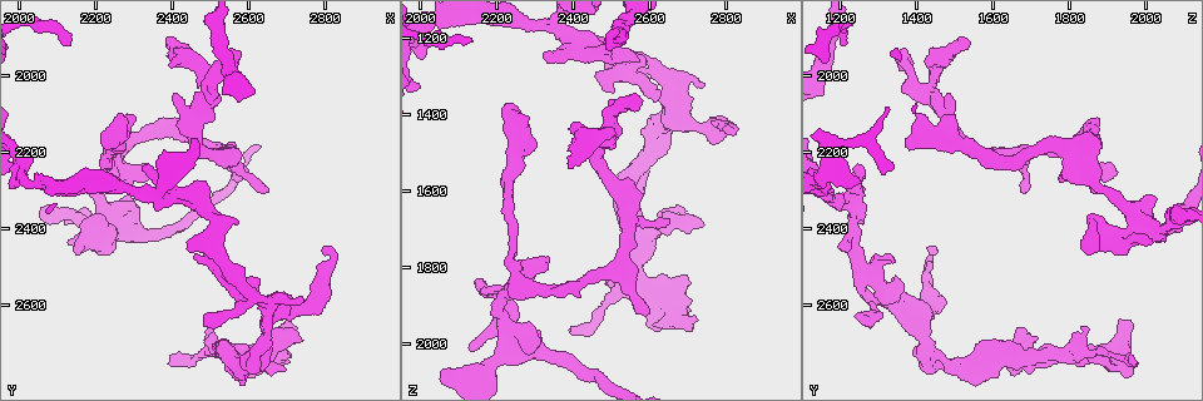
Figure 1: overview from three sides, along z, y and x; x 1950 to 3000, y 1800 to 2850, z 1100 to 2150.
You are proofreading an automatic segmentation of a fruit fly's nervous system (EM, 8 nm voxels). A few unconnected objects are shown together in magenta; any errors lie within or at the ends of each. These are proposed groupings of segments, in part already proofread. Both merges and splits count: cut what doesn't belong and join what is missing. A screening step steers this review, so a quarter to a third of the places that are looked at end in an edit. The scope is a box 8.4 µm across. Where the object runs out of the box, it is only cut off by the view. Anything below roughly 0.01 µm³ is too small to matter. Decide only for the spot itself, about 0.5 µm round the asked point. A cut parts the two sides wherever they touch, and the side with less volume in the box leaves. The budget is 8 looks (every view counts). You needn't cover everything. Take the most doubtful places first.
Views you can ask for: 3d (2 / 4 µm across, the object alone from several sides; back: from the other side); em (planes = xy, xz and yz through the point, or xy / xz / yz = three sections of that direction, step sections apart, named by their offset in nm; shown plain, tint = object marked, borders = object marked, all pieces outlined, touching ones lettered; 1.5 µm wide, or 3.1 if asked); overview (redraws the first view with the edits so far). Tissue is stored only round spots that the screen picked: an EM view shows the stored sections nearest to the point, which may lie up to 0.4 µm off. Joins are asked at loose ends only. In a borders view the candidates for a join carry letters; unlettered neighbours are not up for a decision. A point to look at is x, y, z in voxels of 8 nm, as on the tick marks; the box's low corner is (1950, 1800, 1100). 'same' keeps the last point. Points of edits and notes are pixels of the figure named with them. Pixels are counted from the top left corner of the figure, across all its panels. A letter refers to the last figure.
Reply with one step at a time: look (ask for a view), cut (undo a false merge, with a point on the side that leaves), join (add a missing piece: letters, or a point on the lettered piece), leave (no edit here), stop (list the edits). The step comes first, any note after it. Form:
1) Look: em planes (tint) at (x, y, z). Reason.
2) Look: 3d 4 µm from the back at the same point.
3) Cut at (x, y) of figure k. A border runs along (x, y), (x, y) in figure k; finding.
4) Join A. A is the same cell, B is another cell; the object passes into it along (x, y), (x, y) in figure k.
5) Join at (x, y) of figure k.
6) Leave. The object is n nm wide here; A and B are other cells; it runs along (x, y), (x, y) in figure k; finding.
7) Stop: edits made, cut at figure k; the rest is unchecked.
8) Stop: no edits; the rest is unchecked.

Look: 3d 2 µm at (2390, 1915, 1545). Free end.

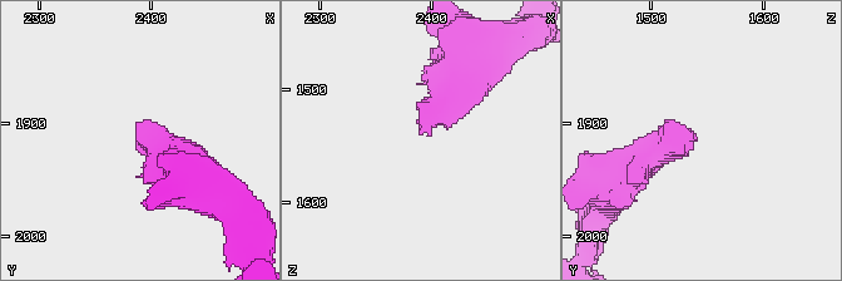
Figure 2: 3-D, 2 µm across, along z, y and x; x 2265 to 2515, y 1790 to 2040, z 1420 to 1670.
Look: em planes (borders) at (2398, 1910, 1542). Need the tissue.

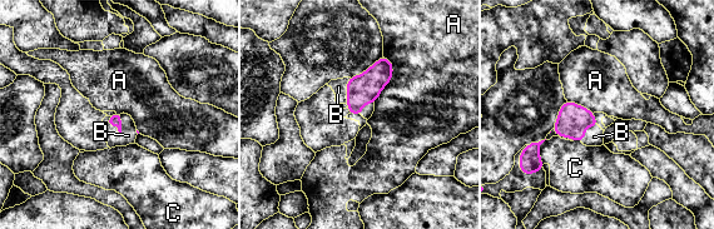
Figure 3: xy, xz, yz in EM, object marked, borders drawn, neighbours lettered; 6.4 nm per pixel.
Join B. B is the same cell, A and C are other cells; the neuron continues.

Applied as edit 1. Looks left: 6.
Look: em xz step 8 (borders) at (2600, 2245, 1915). Branch stops here.

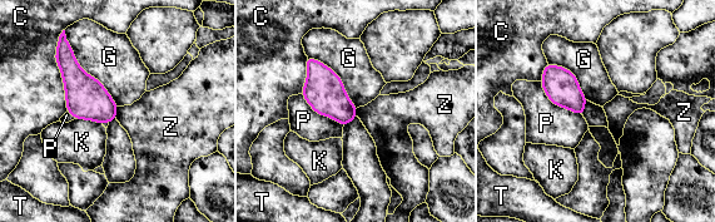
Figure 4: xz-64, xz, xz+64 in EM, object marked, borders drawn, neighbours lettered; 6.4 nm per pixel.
Look: em planes (borders) at the same point. Another direction.

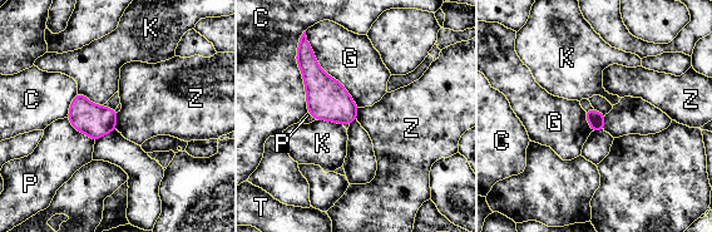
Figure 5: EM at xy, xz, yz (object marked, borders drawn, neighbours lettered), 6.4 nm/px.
Leave. C, G, K, P, T and Z are other cells; a border runs along (118, 112), (115, 129) in figure 5; no lettered piece goes on from it.

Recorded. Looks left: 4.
Look: em planes (borders) at (2585, 1940, 1360). Branch stops here.

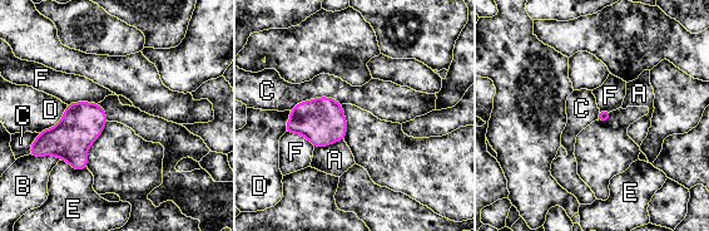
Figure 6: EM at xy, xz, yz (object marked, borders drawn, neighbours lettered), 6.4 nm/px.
Leave. The longest contact is with C, 340 nm; A, B, C, D, E and F are other cells; a border runs along (341, 103), (315, 97), (289, 111) in figure 6; no lettered piece goes on from it.

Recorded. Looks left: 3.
Stop: edits made, join at figure 3; the rest is unchecked.

